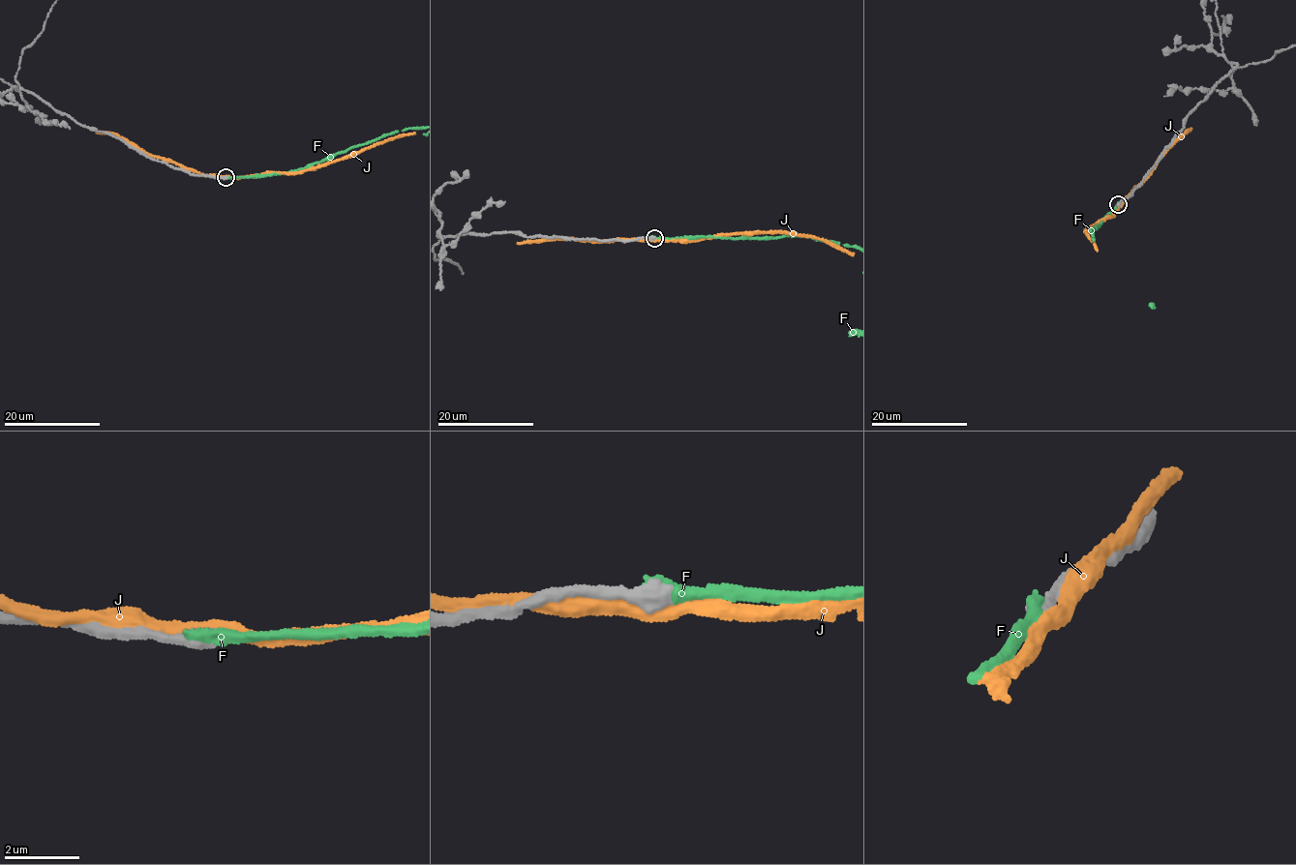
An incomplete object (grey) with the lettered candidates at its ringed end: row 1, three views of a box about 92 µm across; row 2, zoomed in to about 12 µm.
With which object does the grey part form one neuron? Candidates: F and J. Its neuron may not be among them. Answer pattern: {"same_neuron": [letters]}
{"same_neuron": ["F"]}

